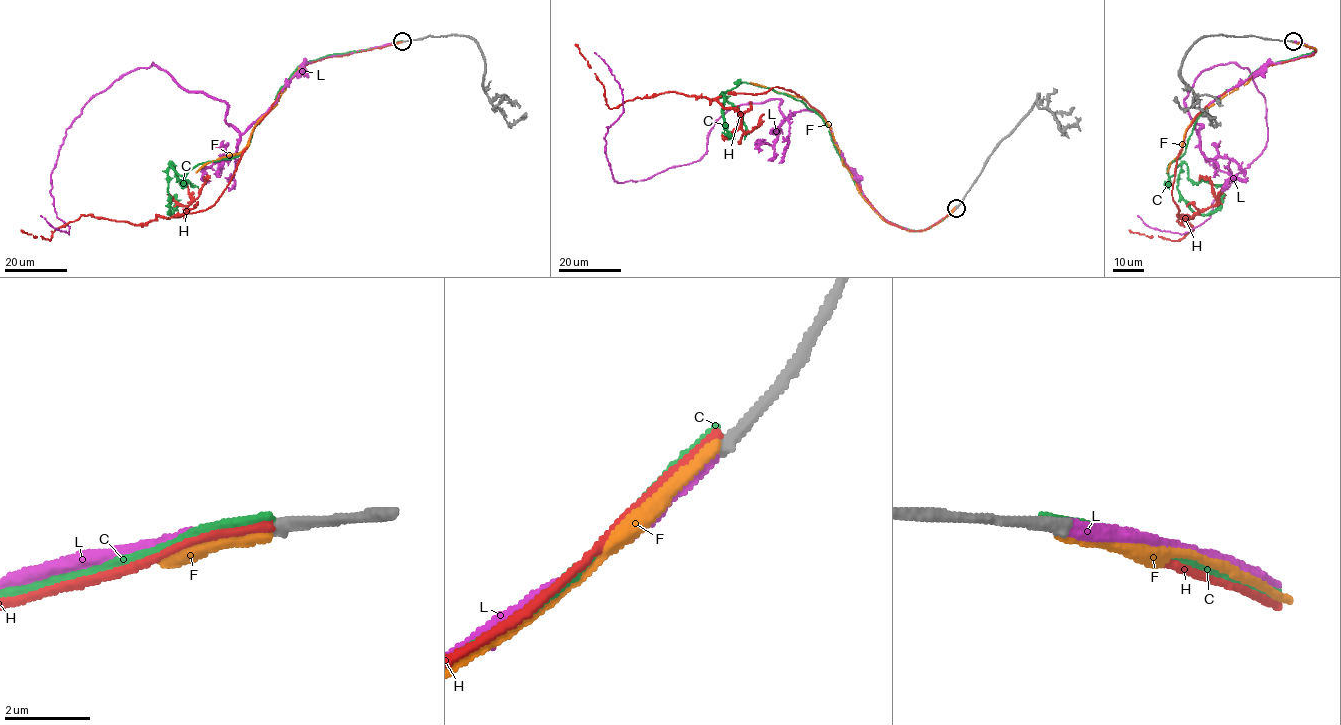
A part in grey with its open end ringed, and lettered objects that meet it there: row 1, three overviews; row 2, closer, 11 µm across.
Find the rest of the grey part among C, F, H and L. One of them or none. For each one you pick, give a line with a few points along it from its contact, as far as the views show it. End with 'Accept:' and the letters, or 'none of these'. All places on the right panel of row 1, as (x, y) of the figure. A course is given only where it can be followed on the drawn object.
L: it runs (1292, 41), (1315, 49), (1197, 133), (1185, 99), (1237, 63), (1265, 103), (1210, 217), (1137, 215)
Accept: L

